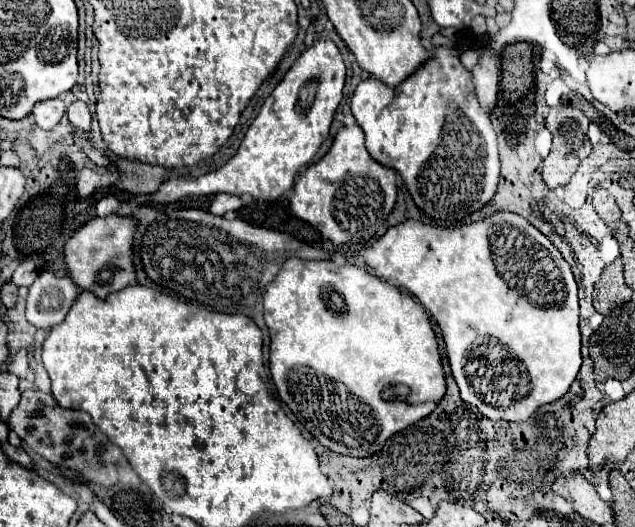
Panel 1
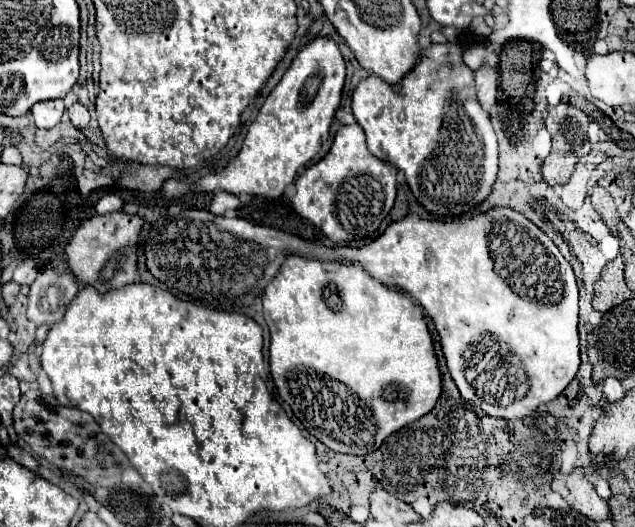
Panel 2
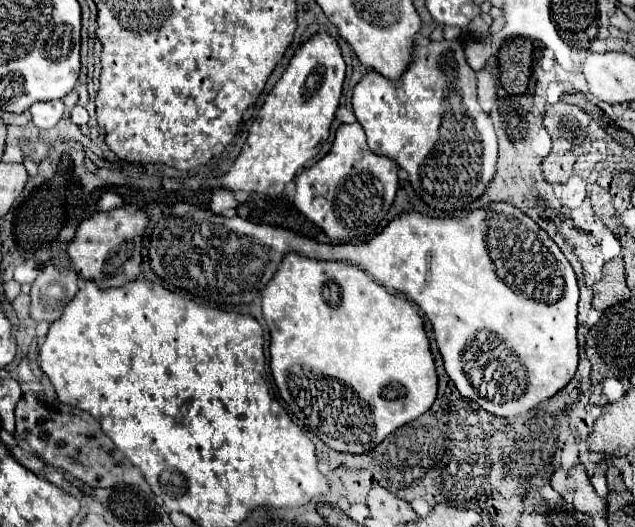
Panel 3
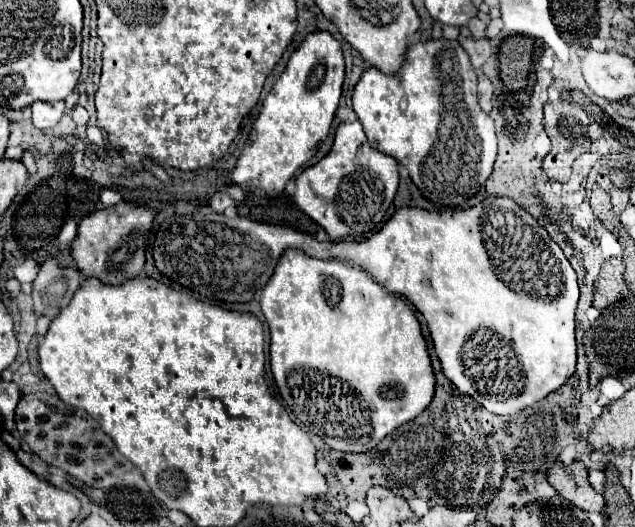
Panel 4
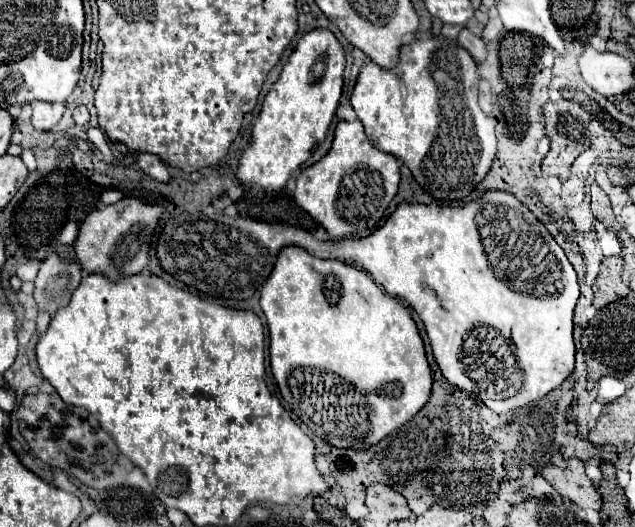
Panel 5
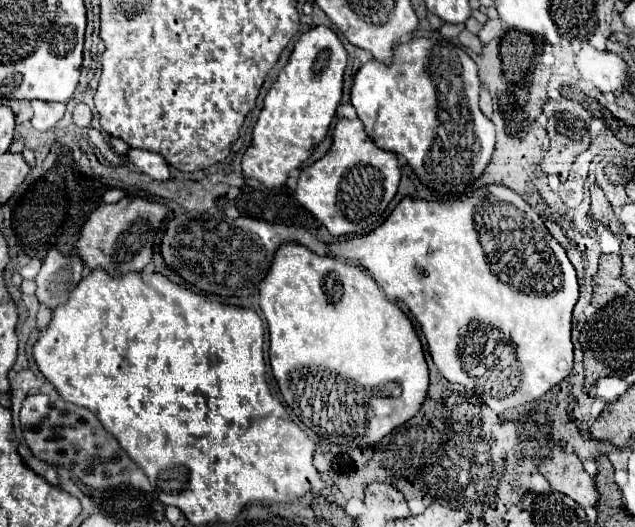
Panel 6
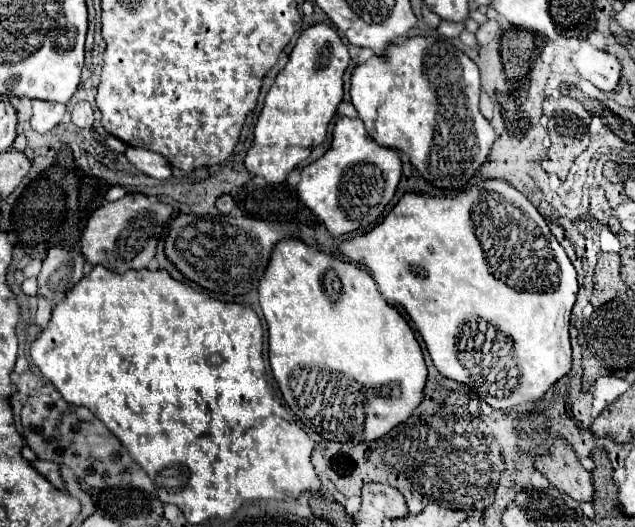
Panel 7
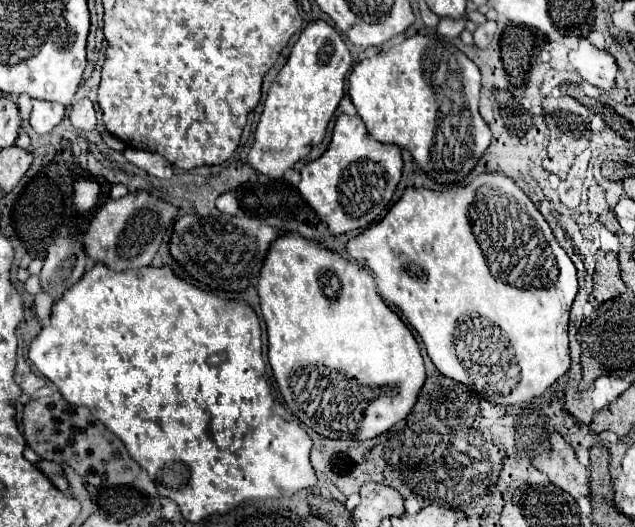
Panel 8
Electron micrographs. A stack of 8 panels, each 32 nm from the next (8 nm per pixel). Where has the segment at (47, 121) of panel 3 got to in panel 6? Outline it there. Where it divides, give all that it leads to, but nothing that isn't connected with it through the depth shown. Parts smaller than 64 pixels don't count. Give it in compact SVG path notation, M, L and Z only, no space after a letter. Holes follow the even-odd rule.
M32 100L34 116L32 116L32 126L40 132L52 130L64 116L66 106L58 102L42 102L42 100Z

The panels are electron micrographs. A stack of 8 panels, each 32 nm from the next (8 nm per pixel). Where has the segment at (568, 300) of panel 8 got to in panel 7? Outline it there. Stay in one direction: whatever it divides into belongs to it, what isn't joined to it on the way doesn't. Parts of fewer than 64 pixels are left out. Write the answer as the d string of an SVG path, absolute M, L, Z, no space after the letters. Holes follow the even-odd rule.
M476 178L474 186L468 190L460 190L442 198L432 198L432 196L420 196L420 194L404 194L402 200L392 208L392 212L386 216L386 220L376 226L374 230L362 234L362 236L354 236L350 240L344 240L338 246L338 254L368 268L370 274L374 276L380 292L384 294L384 298L390 304L398 304L406 310L406 314L410 316L410 320L414 322L414 326L418 328L418 332L422 334L428 354L434 362L434 366L438 368L438 372L450 380L462 382L468 388L476 390L478 396L490 404L496 410L506 410L530 400L538 400L546 394L546 390L556 384L562 376L566 376L570 372L572 366L572 346L570 346L570 312L572 306L576 302L576 294L578 294L578 282L576 282L576 270L572 266L572 262L568 260L564 248L556 242L556 238L552 236L552 232L548 230L544 218L538 214L538 210L528 202L528 198L518 192L516 188L512 188L508 182L504 180L480 180Z

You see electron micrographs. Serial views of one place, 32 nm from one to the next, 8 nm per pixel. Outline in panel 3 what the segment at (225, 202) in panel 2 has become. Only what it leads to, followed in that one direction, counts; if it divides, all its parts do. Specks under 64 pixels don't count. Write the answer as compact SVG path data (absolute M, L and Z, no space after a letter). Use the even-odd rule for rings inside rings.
M214 190L214 192L212 192L210 210L212 210L214 214L222 214L224 210L236 208L236 206L238 206L238 200L234 198L232 192L228 192L228 190Z

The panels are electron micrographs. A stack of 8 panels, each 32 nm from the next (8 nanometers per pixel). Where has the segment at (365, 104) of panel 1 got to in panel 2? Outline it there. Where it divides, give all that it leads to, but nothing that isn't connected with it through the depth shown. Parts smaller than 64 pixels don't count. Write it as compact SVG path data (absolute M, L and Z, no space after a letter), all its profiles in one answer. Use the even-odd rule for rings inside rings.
M432 44L430 48L426 48L422 52L422 60L408 72L408 76L404 76L398 84L390 86L388 82L384 82L382 78L378 76L368 76L366 80L362 80L354 94L352 94L352 112L358 120L358 124L362 126L362 130L366 132L366 144L368 144L368 150L370 154L374 154L378 160L384 160L384 162L390 162L392 166L396 166L398 170L404 172L406 176L406 182L414 194L414 198L422 204L422 208L426 212L430 212L432 216L436 218L458 218L458 216L464 216L466 212L470 212L474 206L478 206L480 202L484 202L490 192L492 192L492 186L496 182L496 176L498 176L498 144L496 144L496 132L492 128L492 122L490 122L490 116L482 110L482 106L478 104L476 100L476 88L474 88L474 72L462 62L462 48L458 44Z

